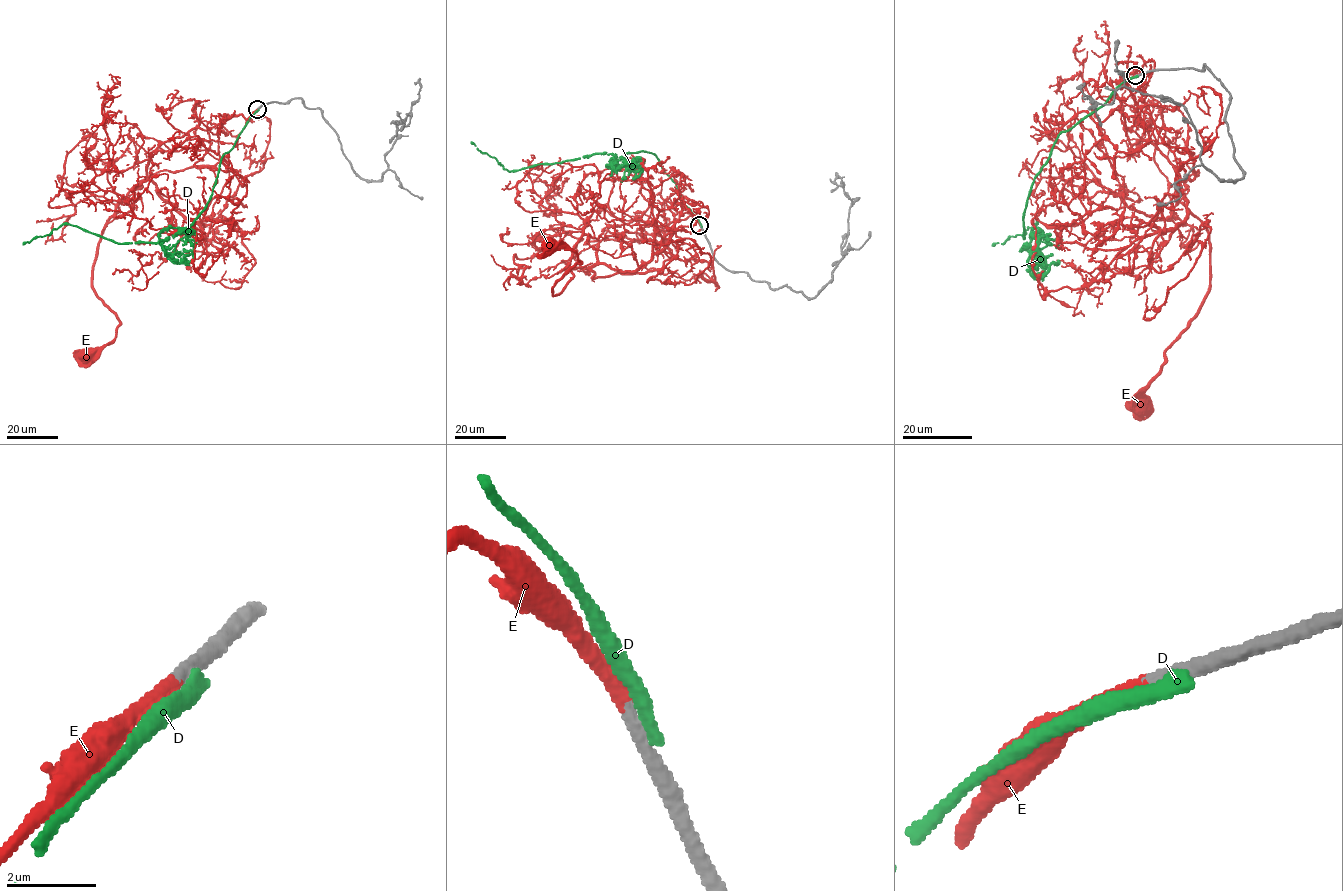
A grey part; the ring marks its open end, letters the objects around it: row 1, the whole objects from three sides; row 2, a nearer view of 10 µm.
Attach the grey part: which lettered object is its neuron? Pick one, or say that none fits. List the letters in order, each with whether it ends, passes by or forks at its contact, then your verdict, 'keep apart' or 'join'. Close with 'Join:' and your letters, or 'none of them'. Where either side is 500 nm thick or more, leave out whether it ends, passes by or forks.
D: it ends there; keep apart
E: it ends there; join
Join: E

